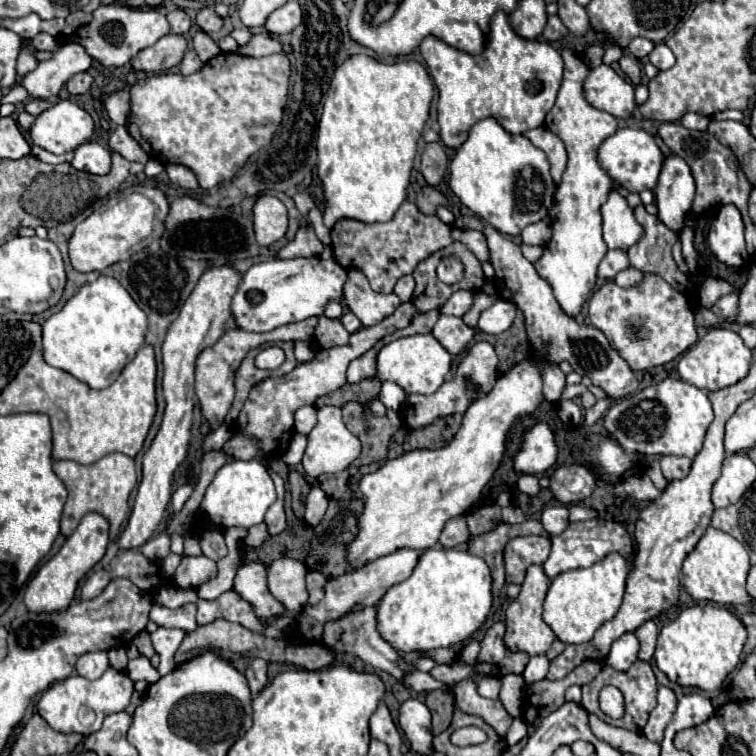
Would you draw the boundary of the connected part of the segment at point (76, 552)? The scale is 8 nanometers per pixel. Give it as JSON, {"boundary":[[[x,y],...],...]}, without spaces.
{"boundary":[[[87,513],[79,527],[73,531],[73,535],[63,543],[57,555],[53,555],[47,563],[39,567],[35,577],[27,583],[25,589],[25,607],[31,613],[55,613],[55,611],[65,611],[75,595],[75,589],[79,581],[85,577],[85,573],[105,555],[107,543],[109,543],[109,523],[105,517],[97,513]]]}

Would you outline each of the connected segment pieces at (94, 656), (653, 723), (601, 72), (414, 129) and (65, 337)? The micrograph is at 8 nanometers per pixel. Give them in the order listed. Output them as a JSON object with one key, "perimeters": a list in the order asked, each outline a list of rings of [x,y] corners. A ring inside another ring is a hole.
{"perimeters":[[[[105,651],[81,655],[77,659],[77,665],[75,665],[75,671],[81,677],[87,677],[87,679],[101,677],[101,673],[105,673],[105,669],[109,669],[109,659],[107,659],[107,653]]],[[[659,687],[659,695],[657,695],[657,707],[651,711],[647,725],[643,727],[643,735],[649,741],[661,743],[663,741],[663,731],[669,725],[673,713],[677,707],[677,697],[671,689],[667,687]]],[[[601,63],[599,67],[591,69],[587,75],[585,83],[585,99],[597,107],[603,109],[611,115],[619,117],[631,117],[635,105],[635,95],[633,95],[633,85],[621,79],[609,65]]],[[[353,55],[333,75],[329,93],[325,97],[323,115],[317,135],[317,175],[323,185],[323,223],[333,229],[339,219],[355,219],[363,223],[391,221],[399,205],[407,197],[417,141],[429,117],[433,99],[433,83],[425,67],[417,61],[399,61],[397,65],[383,65],[367,55]]],[[[101,275],[65,303],[65,307],[43,323],[43,359],[71,373],[91,389],[109,387],[123,367],[133,361],[147,335],[147,317],[131,295],[113,277]]]]}

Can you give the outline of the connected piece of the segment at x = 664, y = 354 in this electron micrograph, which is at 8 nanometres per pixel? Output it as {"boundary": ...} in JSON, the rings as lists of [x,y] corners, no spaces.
{"boundary":[[[647,275],[641,285],[629,289],[613,281],[603,283],[589,301],[589,319],[633,371],[665,365],[697,341],[693,311],[685,295],[657,275]]]}

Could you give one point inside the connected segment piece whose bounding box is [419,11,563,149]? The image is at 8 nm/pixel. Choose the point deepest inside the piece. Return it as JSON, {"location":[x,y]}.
{"location":[515,80]}

